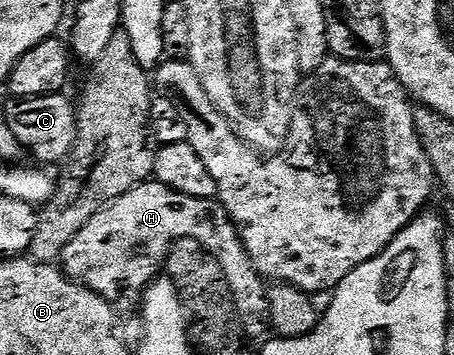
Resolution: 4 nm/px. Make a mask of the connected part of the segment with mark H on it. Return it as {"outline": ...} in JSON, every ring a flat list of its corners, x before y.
{"outline":[[156,179,132,187,124,195,117,197,111,205,105,205,100,212,92,215,92,219,88,219,84,227,80,227,72,243,64,247,60,258,60,268,70,280,85,285,108,302,117,302,117,297,122,297,126,293,127,307,137,310,146,286,163,272,170,248,180,239,196,239,218,260,230,284,230,291,234,295,234,302,242,320,243,333,250,339,262,336,265,338,267,336,265,333,269,334,272,329,270,304,266,294,267,282,258,274,244,243,238,238,238,229,234,226,234,220,231,219,222,202,215,198,200,199,192,195,184,195]]}

